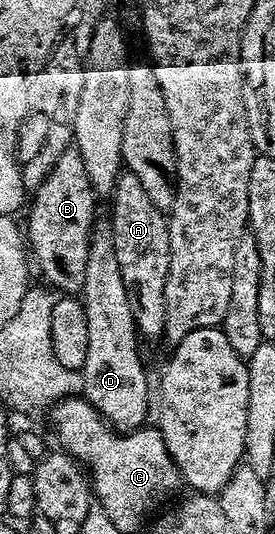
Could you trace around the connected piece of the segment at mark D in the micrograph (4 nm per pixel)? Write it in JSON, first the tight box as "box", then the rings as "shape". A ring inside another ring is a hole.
{"box":[80,220,151,431],"shape":[[[95,220],[94,232],[90,234],[88,247],[88,267],[84,267],[84,283],[80,300],[88,319],[88,359],[84,359],[81,369],[82,392],[86,402],[119,431],[129,431],[147,424],[146,412],[151,412],[150,381],[146,378],[146,369],[142,366],[142,357],[138,354],[140,334],[134,327],[132,307],[128,307],[128,291],[124,291],[124,278],[120,275],[120,263],[116,263],[114,246],[114,227],[109,220]]]}

